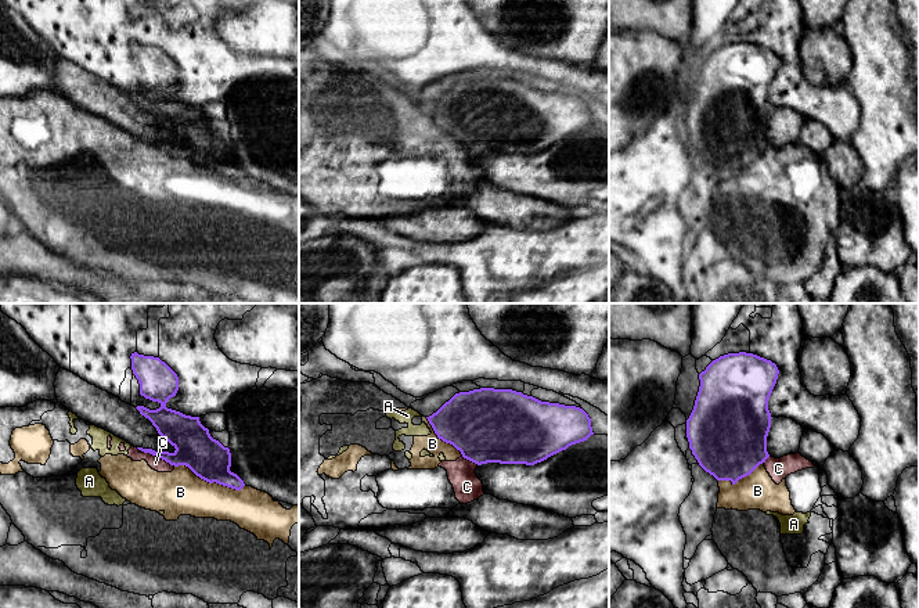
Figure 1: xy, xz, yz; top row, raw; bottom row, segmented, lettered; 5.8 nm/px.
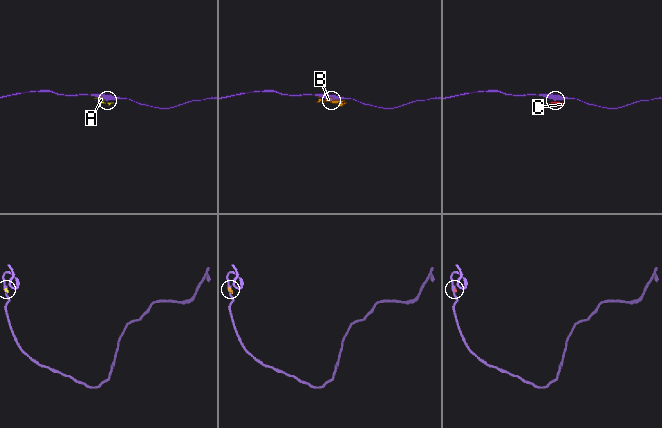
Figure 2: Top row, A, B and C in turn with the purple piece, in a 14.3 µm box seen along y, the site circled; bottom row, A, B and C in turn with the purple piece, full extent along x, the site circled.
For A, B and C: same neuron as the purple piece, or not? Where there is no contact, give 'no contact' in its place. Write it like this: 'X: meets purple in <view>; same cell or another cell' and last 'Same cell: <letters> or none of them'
A: meets purple in xy; another cell
B: meets purple in xy; another cell
C: meets purple in xy; another cell
Same cell: none of them

